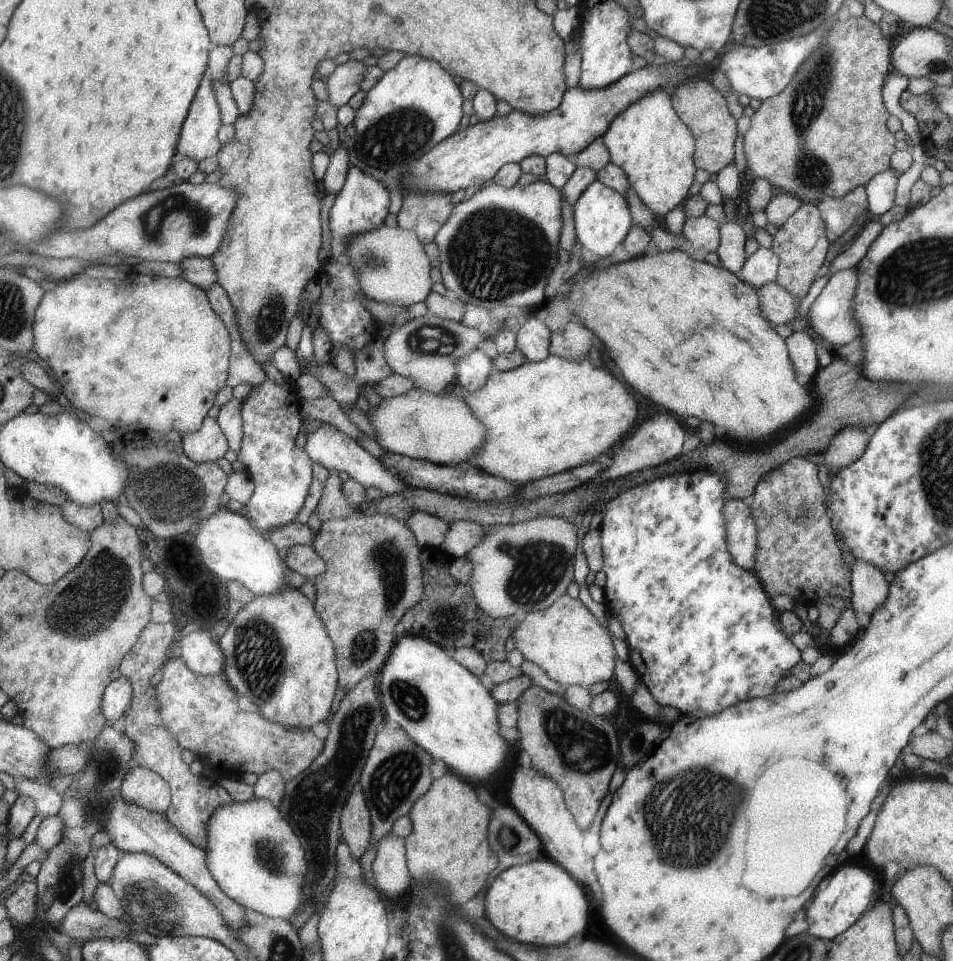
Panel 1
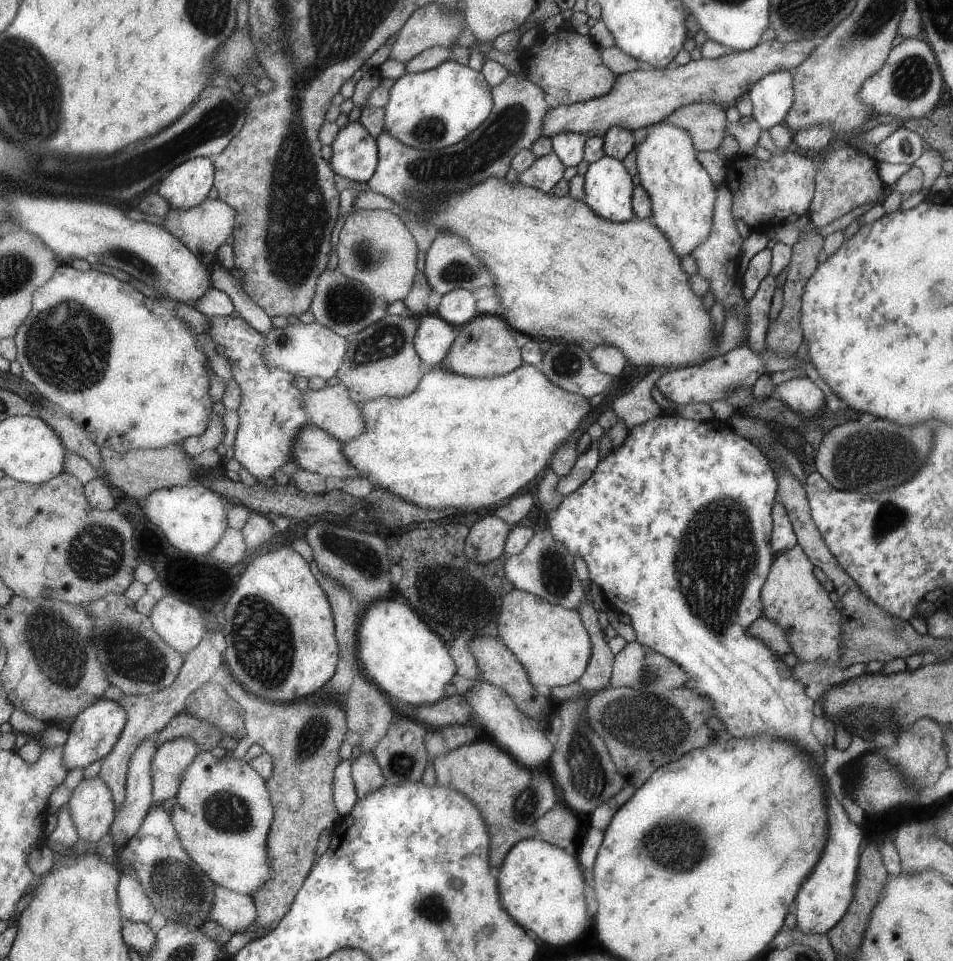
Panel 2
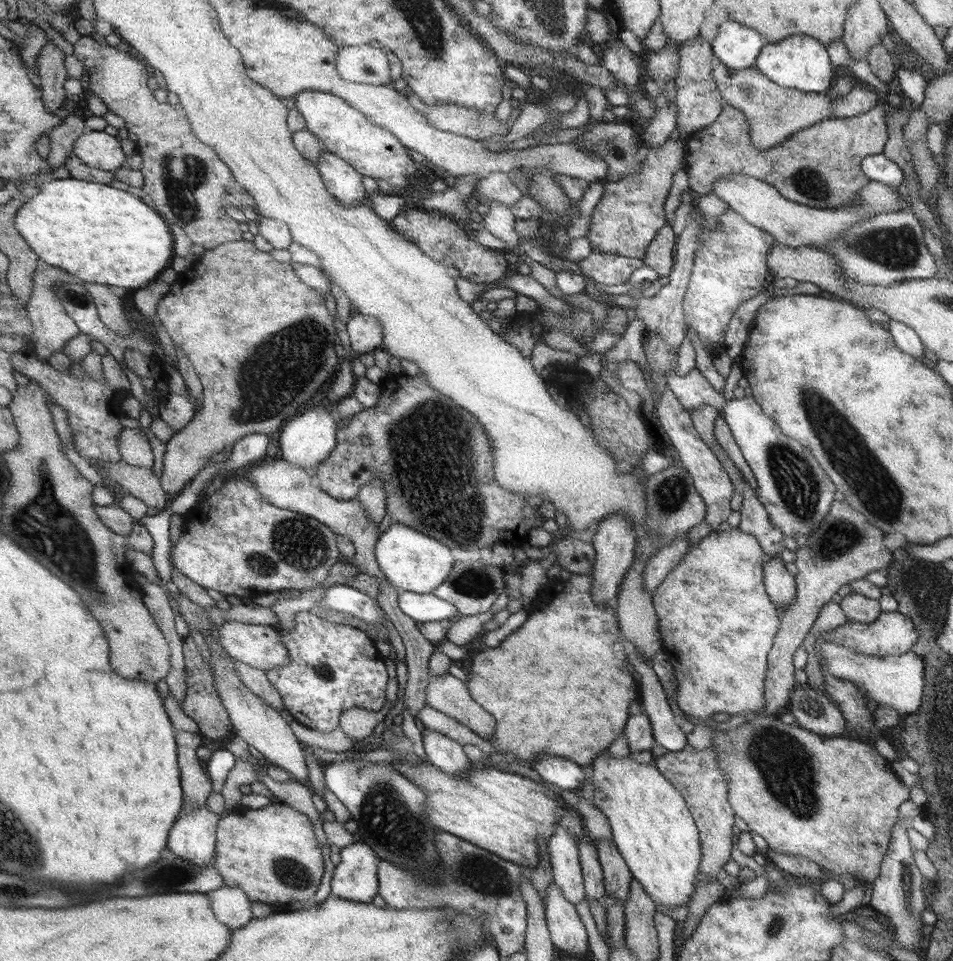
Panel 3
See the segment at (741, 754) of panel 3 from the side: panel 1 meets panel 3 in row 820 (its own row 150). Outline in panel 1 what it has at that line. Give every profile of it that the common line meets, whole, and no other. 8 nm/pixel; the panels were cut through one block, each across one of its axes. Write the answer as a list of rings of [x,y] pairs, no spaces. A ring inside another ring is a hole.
[[[864,14],[858,17],[848,17],[846,20],[833,21],[833,24],[829,26],[825,39],[822,43],[818,44],[816,49],[812,50],[810,55],[806,56],[806,59],[799,67],[796,68],[795,74],[793,74],[787,87],[783,88],[779,94],[773,95],[768,99],[762,100],[759,107],[755,110],[750,117],[749,129],[743,136],[743,152],[747,159],[747,166],[745,173],[749,173],[752,176],[752,180],[755,177],[766,178],[770,183],[774,191],[783,191],[791,193],[794,197],[799,197],[801,200],[815,204],[820,198],[823,197],[840,197],[847,192],[851,191],[856,186],[864,186],[868,183],[868,180],[876,175],[878,172],[883,172],[890,168],[889,157],[895,152],[895,138],[893,134],[885,128],[885,120],[887,120],[887,110],[883,106],[882,99],[882,86],[884,85],[885,78],[885,64],[887,64],[887,72],[890,72],[889,68],[889,54],[892,54],[891,48],[889,48],[889,42],[883,38],[883,34],[879,32],[877,23],[871,24],[872,20],[869,20]]]

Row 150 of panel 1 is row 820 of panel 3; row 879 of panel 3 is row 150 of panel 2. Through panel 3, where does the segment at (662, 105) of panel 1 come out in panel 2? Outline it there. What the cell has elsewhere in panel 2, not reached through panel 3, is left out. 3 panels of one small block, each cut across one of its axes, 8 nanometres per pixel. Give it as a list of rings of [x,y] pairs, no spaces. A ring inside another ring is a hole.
[[[655,123],[646,127],[645,138],[635,146],[637,177],[636,182],[647,192],[651,218],[649,220],[669,239],[673,252],[682,257],[693,252],[701,242],[707,240],[712,226],[712,214],[715,210],[716,190],[708,171],[696,159],[696,149],[692,136],[687,130],[665,123]]]

